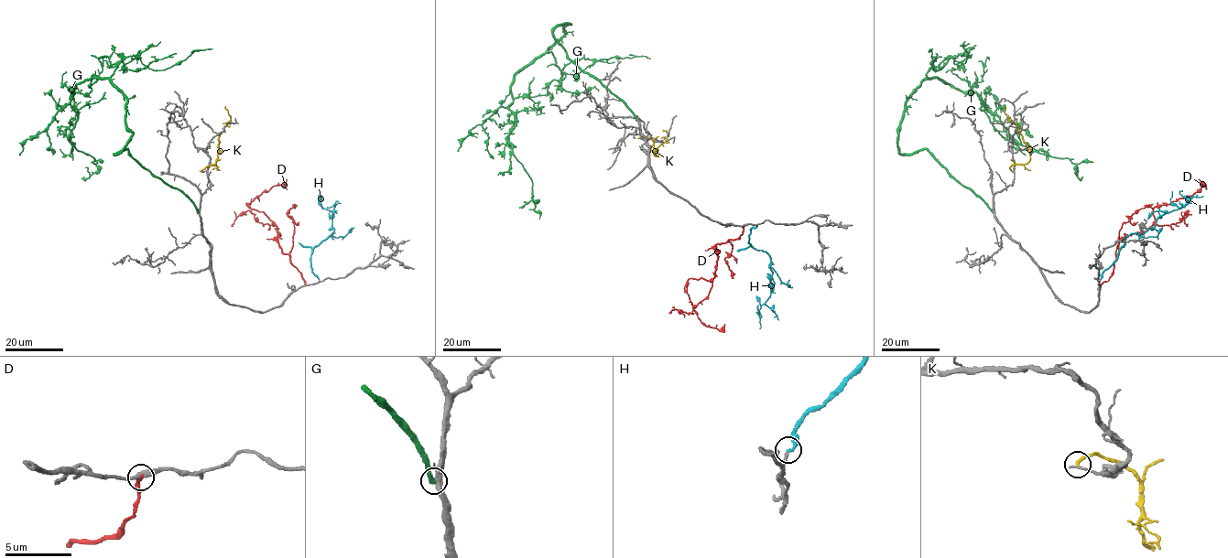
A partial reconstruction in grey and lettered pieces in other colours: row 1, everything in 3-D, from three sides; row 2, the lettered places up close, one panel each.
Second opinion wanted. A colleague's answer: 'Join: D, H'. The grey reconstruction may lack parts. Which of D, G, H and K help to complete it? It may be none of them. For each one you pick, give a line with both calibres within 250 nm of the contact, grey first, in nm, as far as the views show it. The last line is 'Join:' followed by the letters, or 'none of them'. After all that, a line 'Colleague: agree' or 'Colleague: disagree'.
H: 220/240 nm
Join: H
Colleague: disagree

